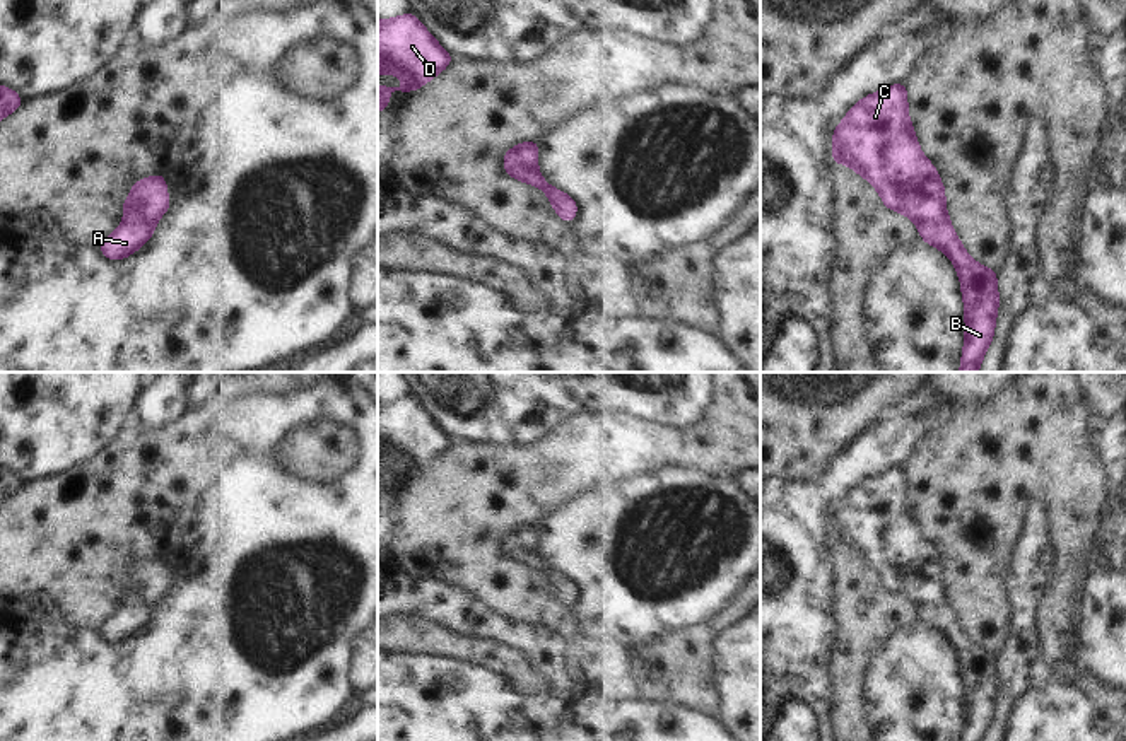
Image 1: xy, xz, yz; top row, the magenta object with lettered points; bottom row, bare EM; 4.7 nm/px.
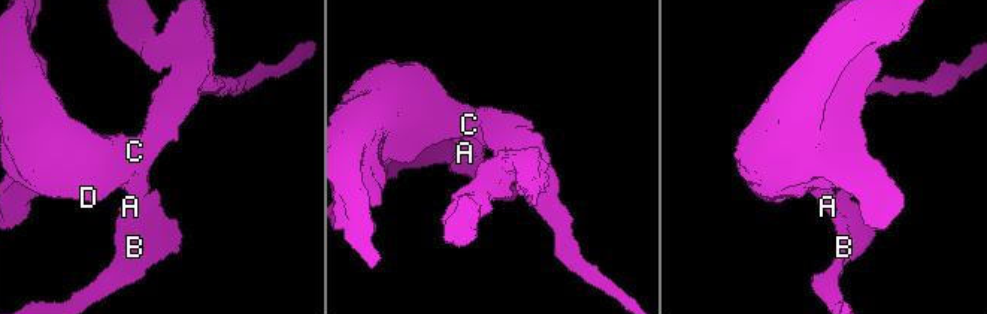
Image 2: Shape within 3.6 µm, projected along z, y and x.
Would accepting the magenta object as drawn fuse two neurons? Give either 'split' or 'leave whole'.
leave whole

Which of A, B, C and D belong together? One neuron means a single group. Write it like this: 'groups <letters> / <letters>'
groups A B C D

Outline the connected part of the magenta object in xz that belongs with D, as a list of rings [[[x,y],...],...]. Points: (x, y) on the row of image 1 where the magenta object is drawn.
[[[413,12],[378,20],[378,73],[398,73],[405,80],[402,87],[378,85],[378,113],[388,109],[391,92],[415,92],[453,60]]]

